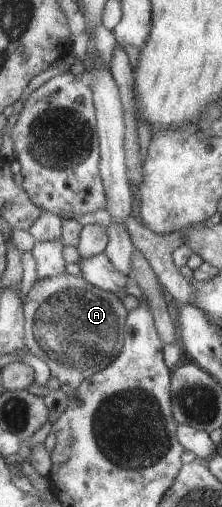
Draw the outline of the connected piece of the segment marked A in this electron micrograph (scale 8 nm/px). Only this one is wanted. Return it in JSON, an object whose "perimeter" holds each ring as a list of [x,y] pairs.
{"perimeter":[[[65,271],[61,275],[35,281],[23,299],[25,347],[35,357],[45,361],[50,376],[57,379],[61,391],[68,399],[73,399],[73,391],[85,377],[107,367],[119,354],[119,349],[123,345],[122,336],[127,315],[122,301],[113,293],[90,285],[79,273],[69,275]]]}

